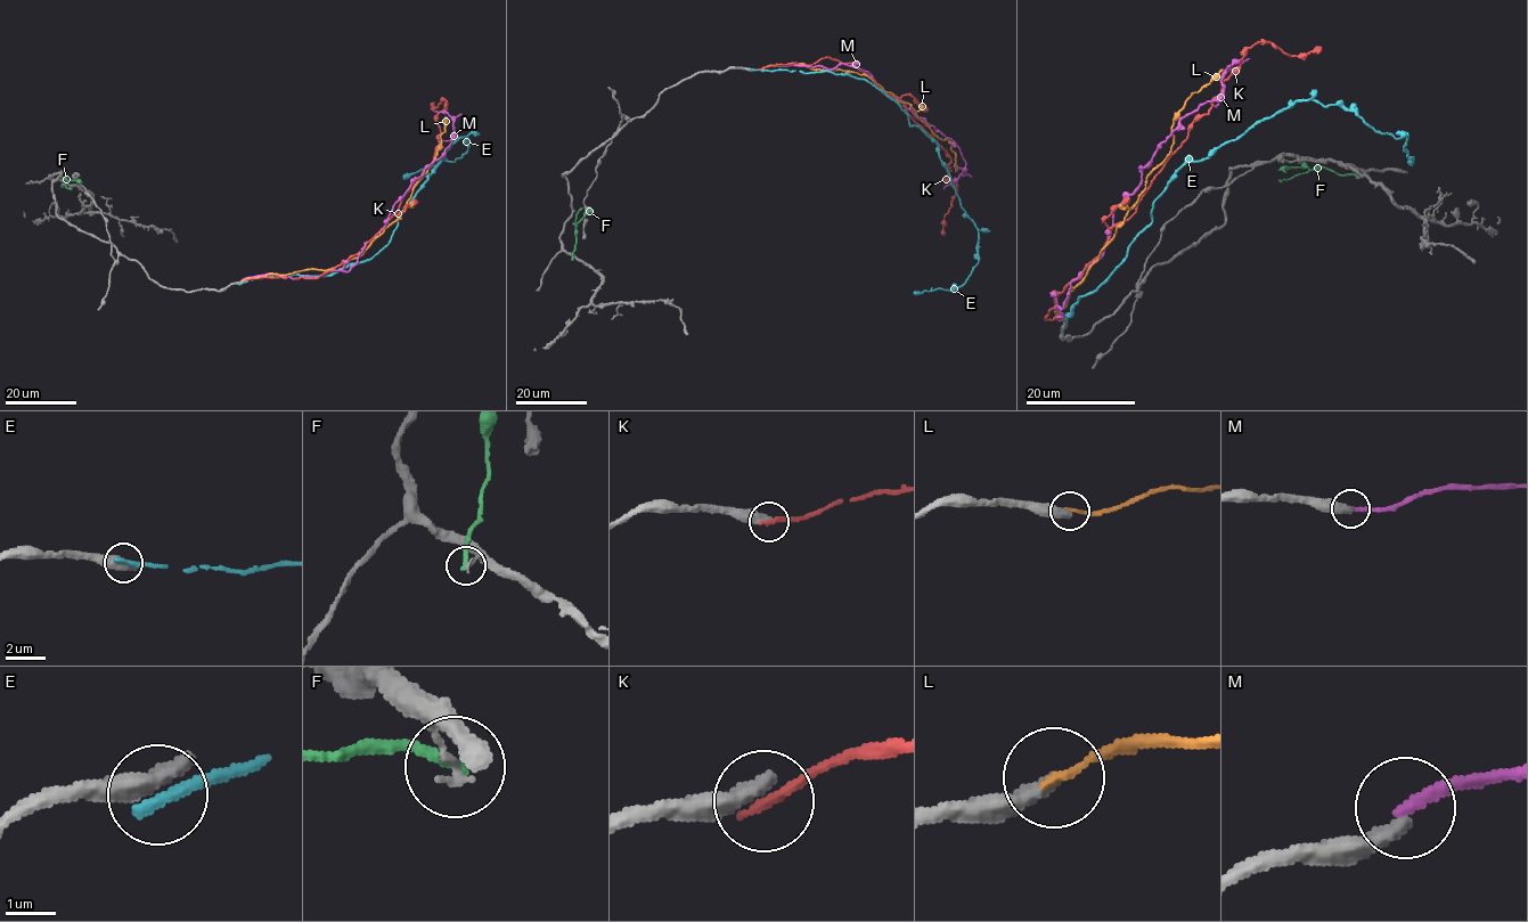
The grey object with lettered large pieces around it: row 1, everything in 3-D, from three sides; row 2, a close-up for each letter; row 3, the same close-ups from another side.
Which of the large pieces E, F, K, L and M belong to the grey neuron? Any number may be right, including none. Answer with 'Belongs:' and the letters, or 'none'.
Belongs: none

